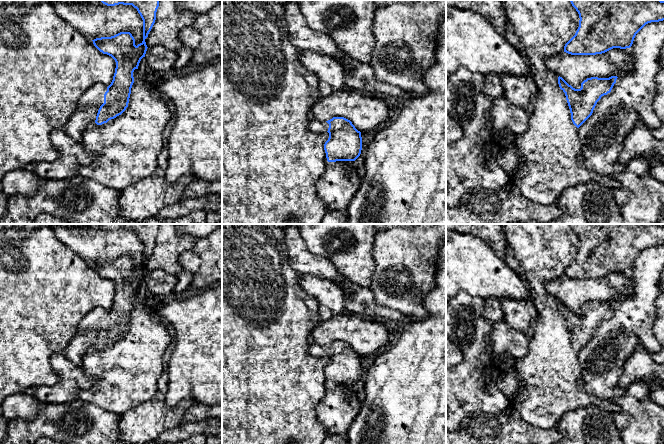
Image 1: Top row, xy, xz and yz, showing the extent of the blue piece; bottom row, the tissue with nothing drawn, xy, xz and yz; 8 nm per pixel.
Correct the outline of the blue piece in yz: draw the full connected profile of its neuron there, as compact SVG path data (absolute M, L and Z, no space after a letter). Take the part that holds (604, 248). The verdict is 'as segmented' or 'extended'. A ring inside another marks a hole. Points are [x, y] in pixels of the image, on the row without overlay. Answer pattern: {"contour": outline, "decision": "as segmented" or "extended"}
{"contour": "M569 224L579 238L579 251L565 268L564 276L571 279L596 279L613 272L626 273L633 268L636 258L648 247L664 244L664 224Z", "decision": "as segmented"}

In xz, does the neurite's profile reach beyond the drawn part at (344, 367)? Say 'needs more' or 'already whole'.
needs more

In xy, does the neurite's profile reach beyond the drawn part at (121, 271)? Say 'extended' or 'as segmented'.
extended

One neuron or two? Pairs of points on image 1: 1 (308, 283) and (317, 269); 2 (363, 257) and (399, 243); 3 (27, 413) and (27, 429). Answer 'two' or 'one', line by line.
1: two
2: two
3: two

